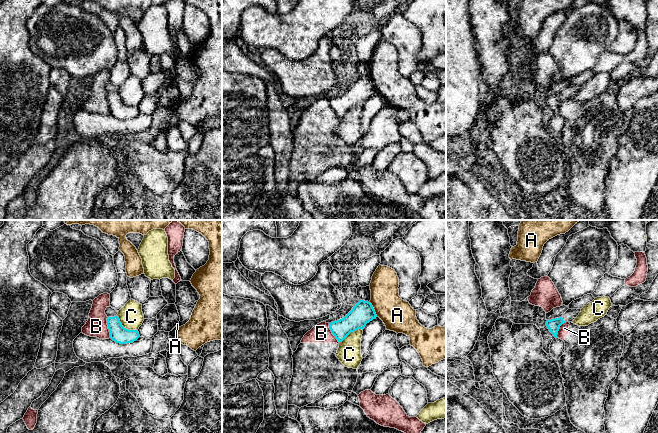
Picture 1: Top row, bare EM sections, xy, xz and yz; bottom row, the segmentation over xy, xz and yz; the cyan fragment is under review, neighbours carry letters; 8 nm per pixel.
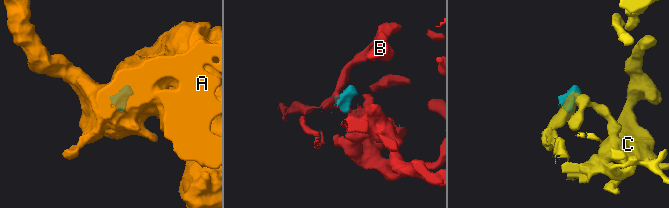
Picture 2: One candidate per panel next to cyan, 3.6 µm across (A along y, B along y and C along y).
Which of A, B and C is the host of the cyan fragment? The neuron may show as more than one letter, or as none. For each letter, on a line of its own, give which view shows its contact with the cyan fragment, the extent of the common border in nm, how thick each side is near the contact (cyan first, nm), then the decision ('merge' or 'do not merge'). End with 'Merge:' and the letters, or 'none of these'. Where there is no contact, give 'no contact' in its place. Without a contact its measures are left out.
A: meets cyan in xz; contact 140 nm long; 180 nm thick on the cyan side, 260 nm on the other; do not merge
B: meets cyan in xy; contact 170 nm long; 140 nm thick on the cyan side, 170 nm on the other; do not merge
C: meets cyan in xy; contact 200 nm long; 140 nm thick on the cyan side, 190 nm on the other; do not merge
Merge: none of these

